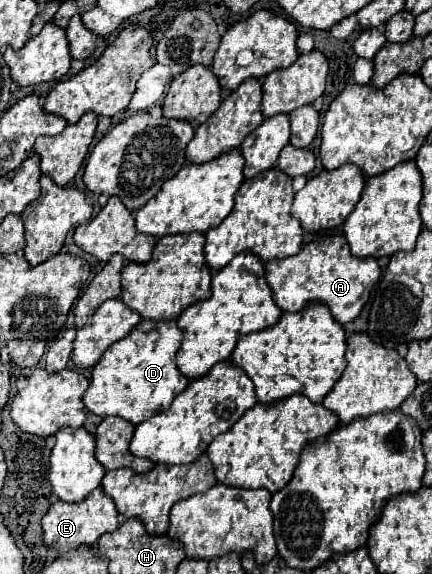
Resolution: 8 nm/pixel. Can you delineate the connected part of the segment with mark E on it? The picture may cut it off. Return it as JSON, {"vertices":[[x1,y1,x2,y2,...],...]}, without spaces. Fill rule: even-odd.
{"vertices":[[96,488,88,498,76,506,68,506,66,502,54,502,46,516,42,518,42,542,48,548,56,548,58,554,72,554,80,546,94,546,98,538,106,532,114,532,120,526,120,514,116,514,116,508,112,506,112,500]]}

